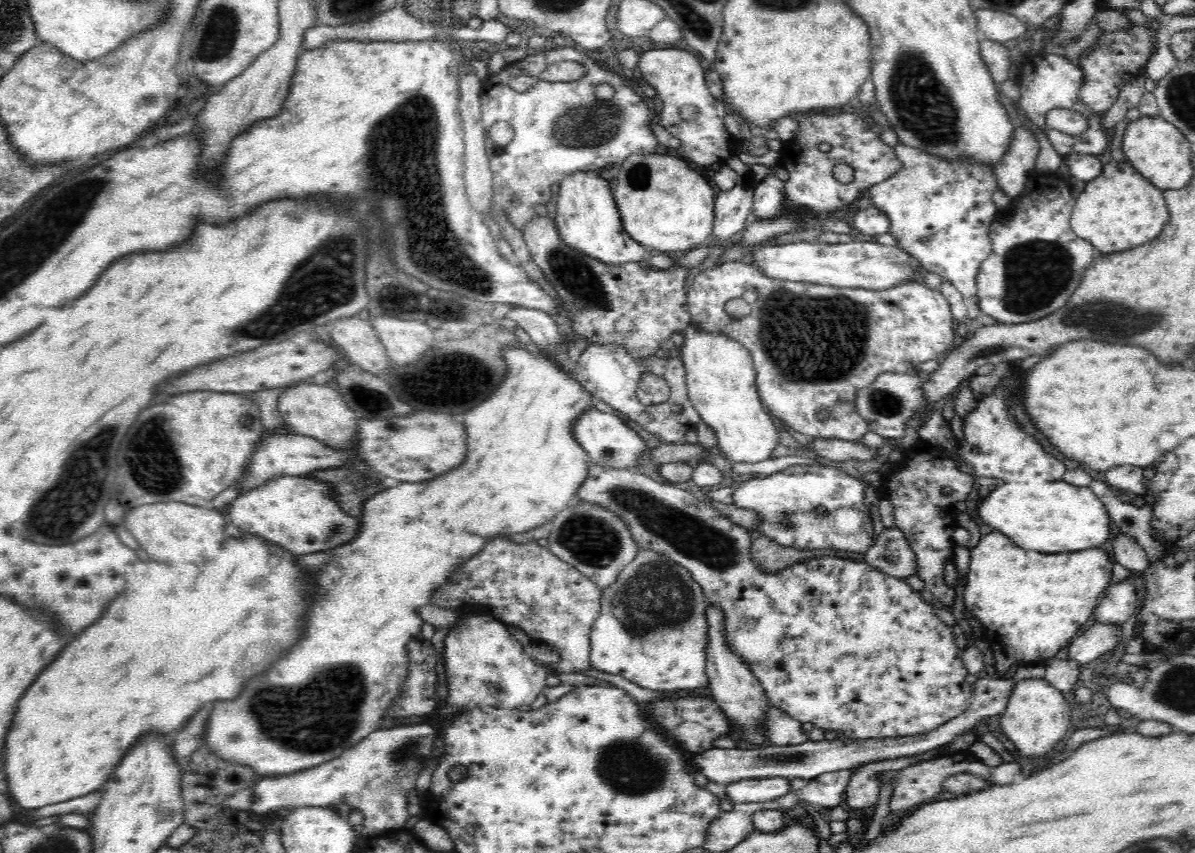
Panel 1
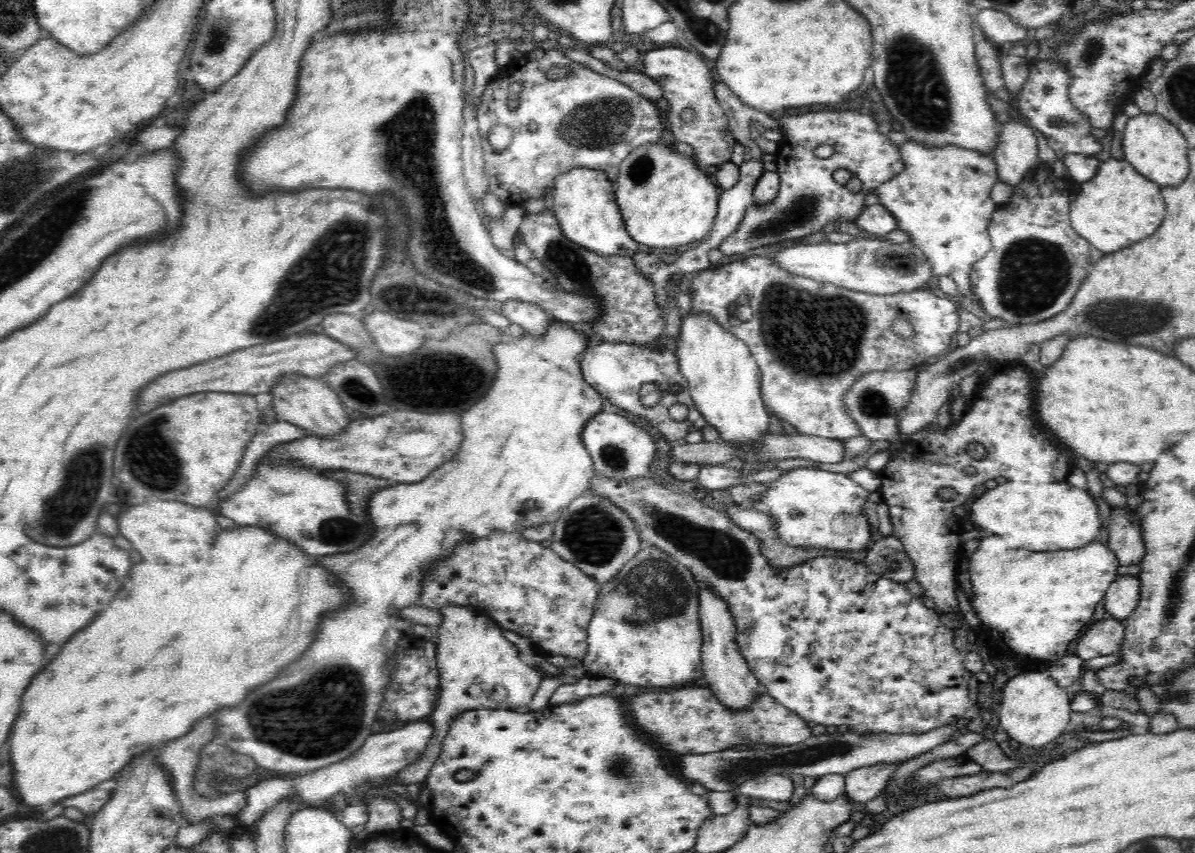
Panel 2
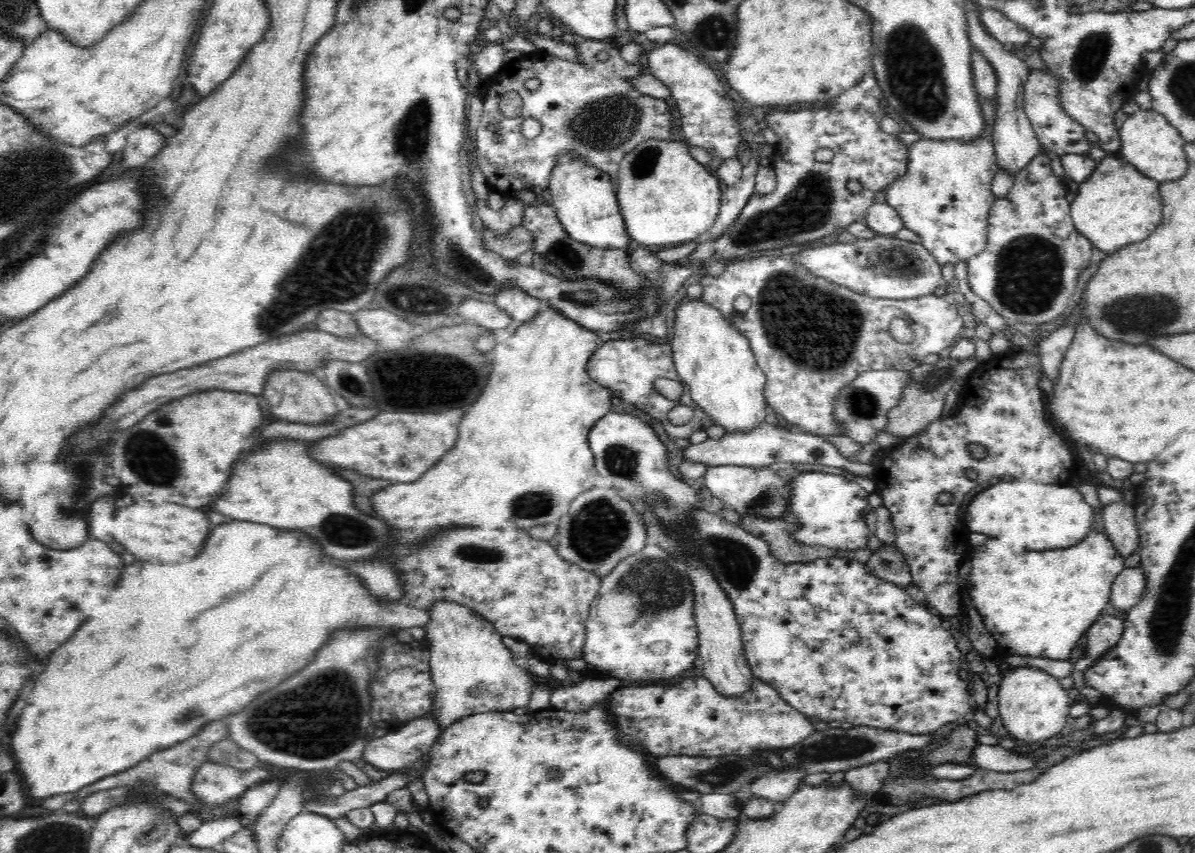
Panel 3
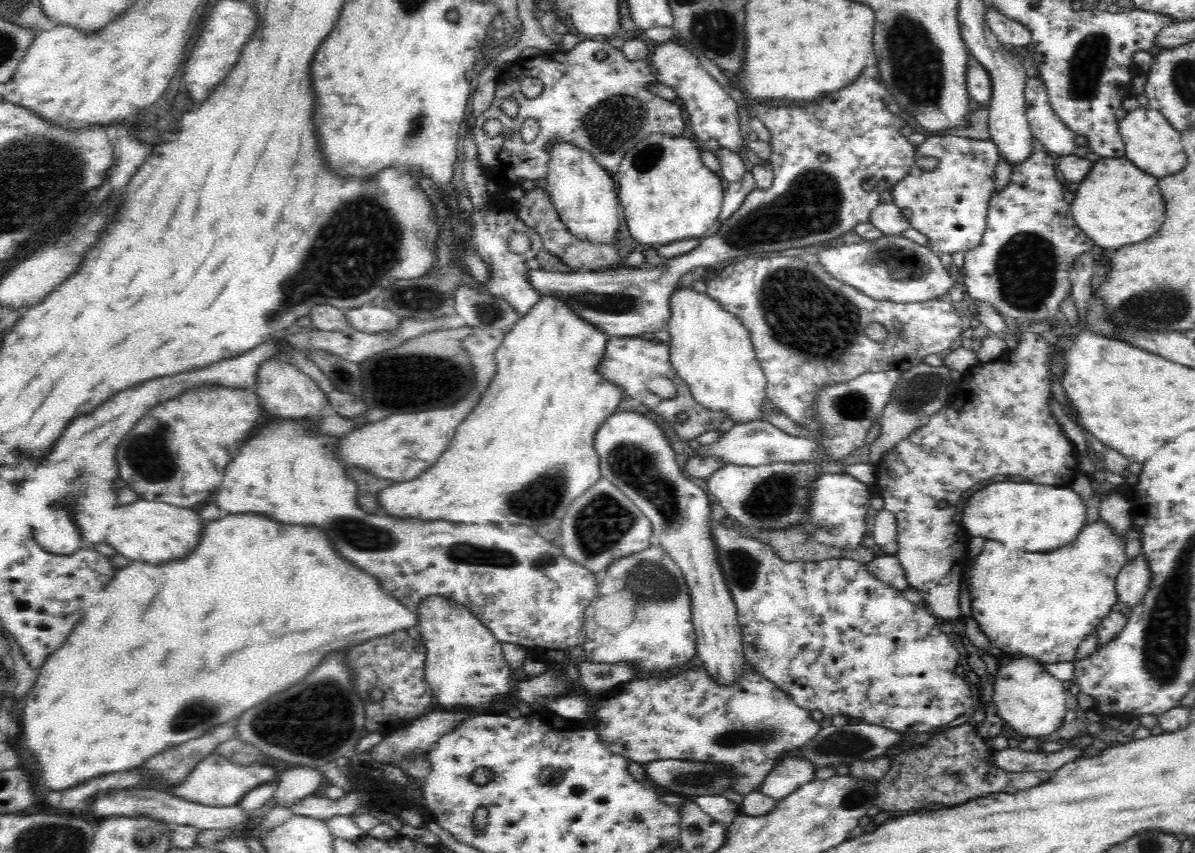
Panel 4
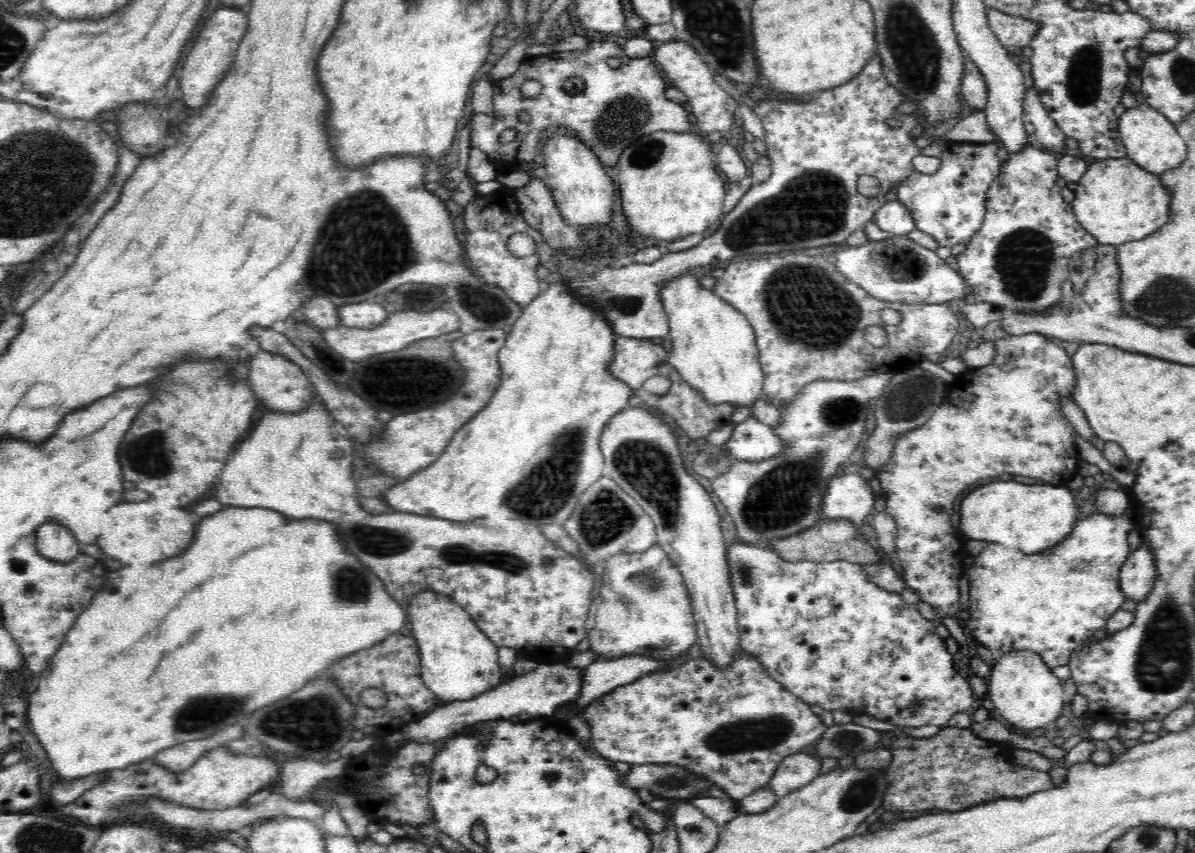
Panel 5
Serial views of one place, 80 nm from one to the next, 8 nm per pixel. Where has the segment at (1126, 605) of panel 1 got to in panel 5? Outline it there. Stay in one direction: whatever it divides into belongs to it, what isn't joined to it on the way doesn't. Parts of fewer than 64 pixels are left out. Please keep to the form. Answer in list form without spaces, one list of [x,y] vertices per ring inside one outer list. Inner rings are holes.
[[[1142,545],[1131,552],[1128,560],[1122,566],[1120,576],[1120,591],[1125,600],[1142,601],[1156,584],[1156,559],[1149,546]]]

